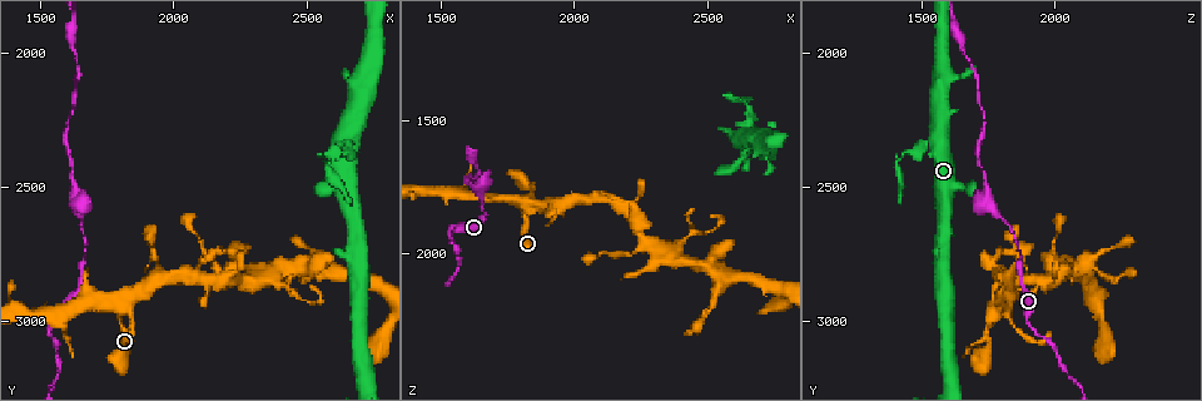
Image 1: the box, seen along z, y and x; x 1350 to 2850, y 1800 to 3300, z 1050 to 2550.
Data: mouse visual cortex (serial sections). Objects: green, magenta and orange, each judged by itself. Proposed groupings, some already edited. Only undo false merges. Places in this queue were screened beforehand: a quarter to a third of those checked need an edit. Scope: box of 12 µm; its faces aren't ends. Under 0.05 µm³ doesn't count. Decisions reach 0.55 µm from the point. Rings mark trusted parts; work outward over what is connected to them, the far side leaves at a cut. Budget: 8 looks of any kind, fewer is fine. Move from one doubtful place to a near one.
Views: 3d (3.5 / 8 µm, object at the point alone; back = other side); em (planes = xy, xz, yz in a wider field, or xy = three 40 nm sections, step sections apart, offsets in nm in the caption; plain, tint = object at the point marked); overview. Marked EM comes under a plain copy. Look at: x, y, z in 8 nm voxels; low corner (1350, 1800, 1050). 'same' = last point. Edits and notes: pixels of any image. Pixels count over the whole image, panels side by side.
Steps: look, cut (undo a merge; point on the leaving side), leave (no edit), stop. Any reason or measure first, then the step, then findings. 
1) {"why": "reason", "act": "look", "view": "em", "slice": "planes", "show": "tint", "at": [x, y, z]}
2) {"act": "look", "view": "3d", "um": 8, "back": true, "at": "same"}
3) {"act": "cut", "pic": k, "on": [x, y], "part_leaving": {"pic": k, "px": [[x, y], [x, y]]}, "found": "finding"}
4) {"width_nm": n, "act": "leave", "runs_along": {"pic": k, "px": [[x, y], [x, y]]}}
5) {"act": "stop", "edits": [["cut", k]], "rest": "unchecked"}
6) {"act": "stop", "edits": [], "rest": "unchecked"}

{"why": "arms part here", "act": "look", "view": "3d", "um": 8, "at": [2660, 2330, 1530]}

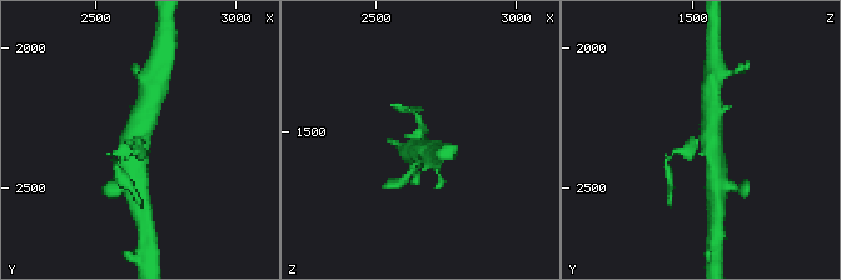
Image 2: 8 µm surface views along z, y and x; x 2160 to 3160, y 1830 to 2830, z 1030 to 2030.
{"arms": 3, "arm_widths_nm": [200, 600, 600], "why": "shape alone is not enough", "act": "look", "view": "em", "slice": "xy", "step": 3, "show": "tint", "at": [2650, 2320, 1530]}

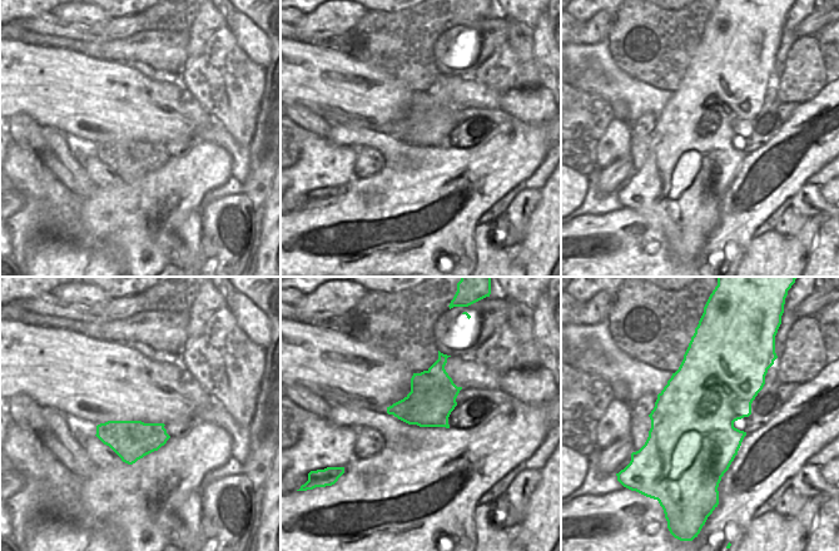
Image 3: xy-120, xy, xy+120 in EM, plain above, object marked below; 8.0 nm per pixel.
{"act": "cut", "pic": 2, "on": [683, 151], "part_leaving": {"pic": 2, "px": [[700, 138], [688, 150], [675, 151], [665, 164]]}, "found": "a second cell is stuck on"}

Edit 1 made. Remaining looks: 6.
{"why": "abrupt turn", "act": "look", "view": "3d", "um": 8, "at": [1800, 2960, 1800]}

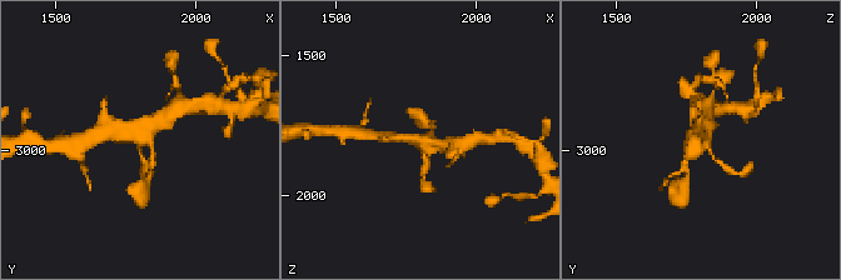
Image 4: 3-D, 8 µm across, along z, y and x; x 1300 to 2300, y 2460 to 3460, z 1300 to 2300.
{"act": "look", "view": "em", "slice": "xy", "step": 3, "show": "tint", "at": [1800, 2950, 1810]}

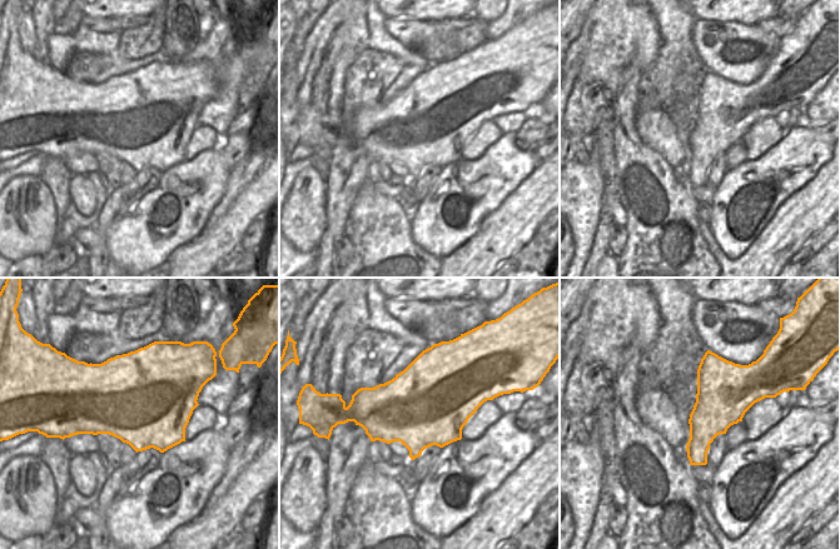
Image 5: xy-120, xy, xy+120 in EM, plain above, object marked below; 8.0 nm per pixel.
{"arms": 4, "arm_widths_nm": [150, 150, 300, 350], "act": "leave", "runs_along": {"pic": 4, "px": [[145, 166], [139, 141], [169, 116]]}, "found": "all the same cell"}

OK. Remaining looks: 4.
{"why": "sharp bend", "act": "look", "view": "3d", "um": 3.5, "at": [1540, 3030, 1900]}

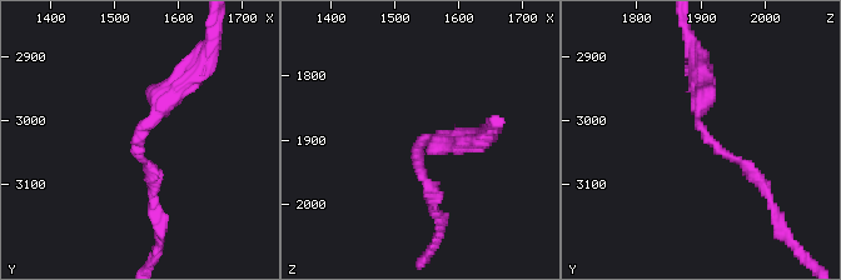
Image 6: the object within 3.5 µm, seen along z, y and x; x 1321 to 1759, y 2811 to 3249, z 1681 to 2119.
{"arm_widths_nm": [150, 300], "act": "look", "view": "em", "slice": "xy", "step": 5, "show": "tint", "at": [1535, 3020, 1905]}

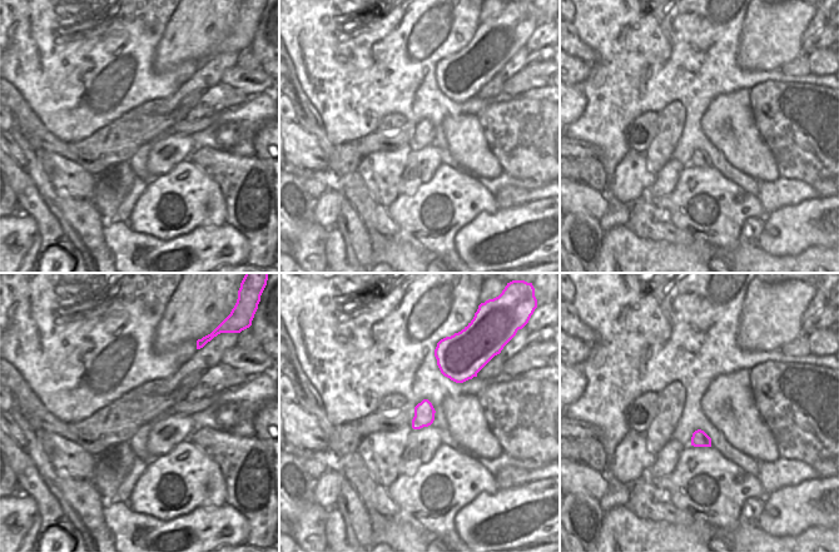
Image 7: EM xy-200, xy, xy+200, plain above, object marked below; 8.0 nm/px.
{"act": "leave", "found": "continuous, no second cell"}

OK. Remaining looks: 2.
{"act": "stop", "edits": [["cut", 2]], "rest": "unchecked"}

